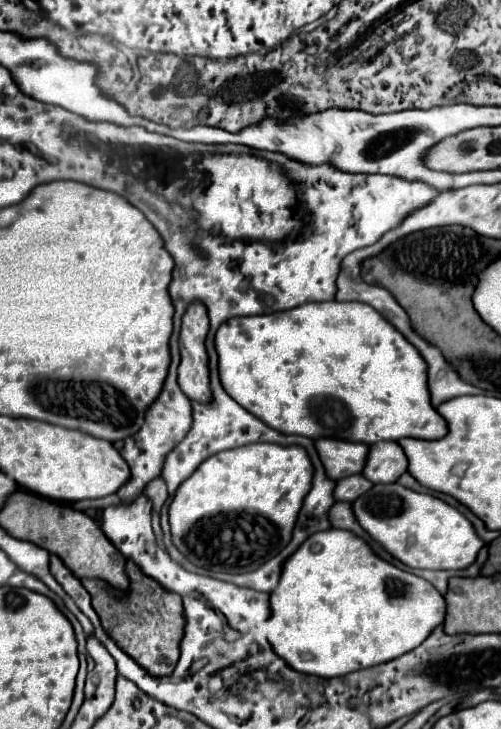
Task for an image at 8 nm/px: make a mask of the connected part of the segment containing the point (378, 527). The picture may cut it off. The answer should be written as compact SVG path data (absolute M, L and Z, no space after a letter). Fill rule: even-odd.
M399 483L373 485L367 495L361 495L351 505L359 525L387 553L413 569L465 569L485 545L473 525L451 505L437 497L415 493Z

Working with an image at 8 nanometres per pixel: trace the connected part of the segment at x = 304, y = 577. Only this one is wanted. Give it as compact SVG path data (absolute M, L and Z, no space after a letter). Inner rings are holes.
M327 529L309 535L305 543L285 561L283 575L271 591L271 643L291 669L317 677L343 677L351 671L397 659L419 647L427 635L445 619L445 599L425 579L397 569L379 559L371 547L351 531Z

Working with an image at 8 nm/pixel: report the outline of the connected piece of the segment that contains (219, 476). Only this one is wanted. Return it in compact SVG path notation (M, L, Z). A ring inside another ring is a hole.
M253 443L231 451L219 451L219 455L207 457L175 491L169 505L171 541L197 567L227 573L253 571L291 541L291 531L303 499L311 489L311 479L311 461L307 451L299 445L283 447L277 443Z

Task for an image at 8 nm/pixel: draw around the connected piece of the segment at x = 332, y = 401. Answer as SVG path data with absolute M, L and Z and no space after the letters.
M321 301L321 303L303 303L297 309L291 311L279 311L271 315L253 315L253 317L239 317L223 323L215 333L215 349L219 355L219 379L223 389L233 397L241 407L245 407L249 413L253 413L257 419L267 423L269 427L277 429L285 435L303 435L309 439L319 437L333 437L343 441L359 441L365 445L373 445L377 441L399 441L403 437L415 437L415 439L439 439L447 435L447 423L445 419L431 407L431 397L427 391L427 369L423 363L423 357L419 357L419 351L403 339L391 323L387 323L371 305L365 303L339 303L339 301Z

